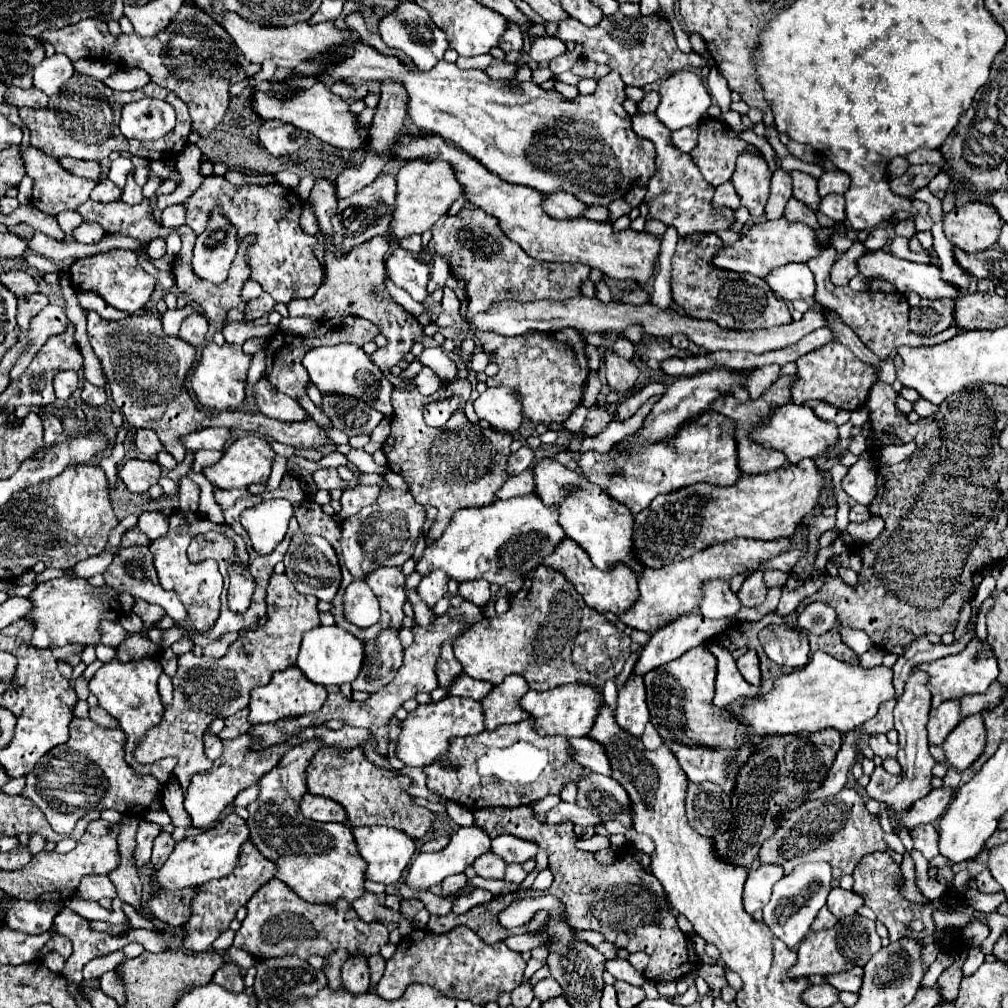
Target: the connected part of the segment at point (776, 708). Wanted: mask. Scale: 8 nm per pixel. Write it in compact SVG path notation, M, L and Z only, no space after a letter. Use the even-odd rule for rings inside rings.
M818 650L804 668L780 676L770 692L758 694L746 702L738 700L738 704L730 704L726 710L734 716L734 720L740 720L740 726L750 728L756 736L784 736L804 730L820 732L826 728L850 732L868 722L870 716L876 716L880 702L886 702L892 696L892 668L876 666L864 670Z

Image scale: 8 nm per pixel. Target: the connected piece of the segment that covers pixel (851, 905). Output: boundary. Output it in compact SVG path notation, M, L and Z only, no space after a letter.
M832 888L832 892L828 894L828 910L836 916L836 918L844 918L844 916L852 916L856 914L856 908L862 906L864 900L860 896L856 896L854 892L842 890L842 888Z

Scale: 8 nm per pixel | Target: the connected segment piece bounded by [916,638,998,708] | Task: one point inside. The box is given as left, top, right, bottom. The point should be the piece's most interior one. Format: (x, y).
(970, 672)

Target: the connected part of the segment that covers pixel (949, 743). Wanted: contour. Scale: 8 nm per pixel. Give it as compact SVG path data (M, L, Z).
M982 716L962 718L960 724L946 736L942 748L946 762L958 772L970 768L970 764L982 754L986 746L986 730Z

